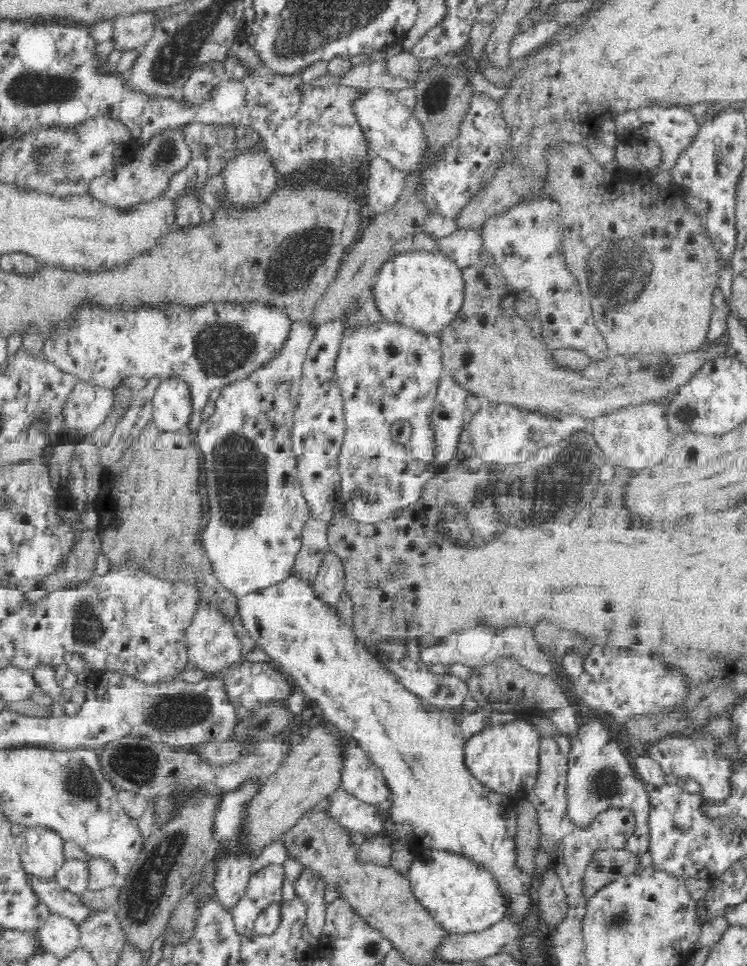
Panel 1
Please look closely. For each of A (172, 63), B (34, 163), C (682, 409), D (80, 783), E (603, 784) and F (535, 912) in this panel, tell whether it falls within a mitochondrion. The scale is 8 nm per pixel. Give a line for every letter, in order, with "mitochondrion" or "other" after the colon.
A: mitochondrion
B: mitochondrion
C: mitochondrion
D: mitochondrion
E: mitochondrion
F: other

